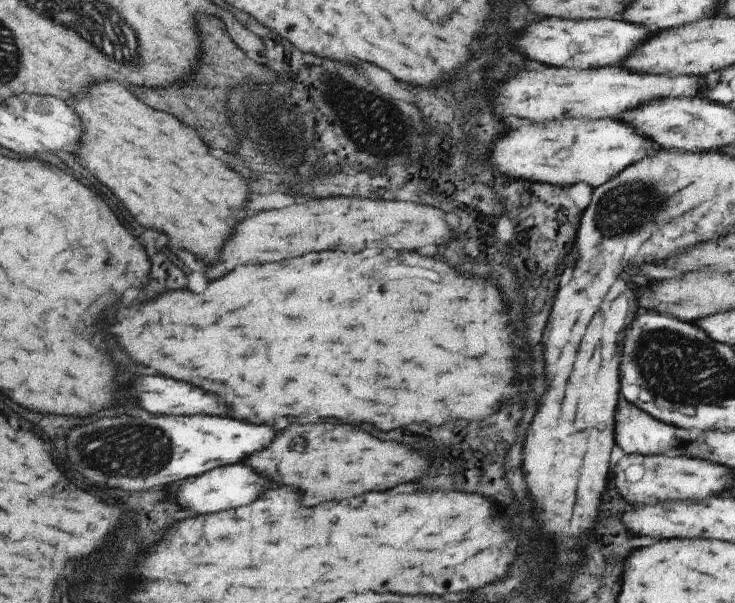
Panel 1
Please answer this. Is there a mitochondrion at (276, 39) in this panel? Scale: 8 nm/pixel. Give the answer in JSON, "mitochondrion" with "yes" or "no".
{"mitochondrion":"no"}

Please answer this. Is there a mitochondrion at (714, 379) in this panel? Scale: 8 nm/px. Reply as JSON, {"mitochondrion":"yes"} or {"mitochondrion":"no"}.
{"mitochondrion":"yes"}

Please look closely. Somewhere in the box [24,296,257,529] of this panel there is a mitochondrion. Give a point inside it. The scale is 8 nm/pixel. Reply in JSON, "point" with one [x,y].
{"point":[118,450]}

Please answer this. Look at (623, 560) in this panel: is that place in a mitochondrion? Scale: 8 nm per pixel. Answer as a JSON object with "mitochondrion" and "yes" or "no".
{"mitochondrion":"no"}

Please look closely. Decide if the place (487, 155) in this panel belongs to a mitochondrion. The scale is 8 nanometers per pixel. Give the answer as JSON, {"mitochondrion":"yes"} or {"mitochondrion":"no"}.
{"mitochondrion":"no"}

